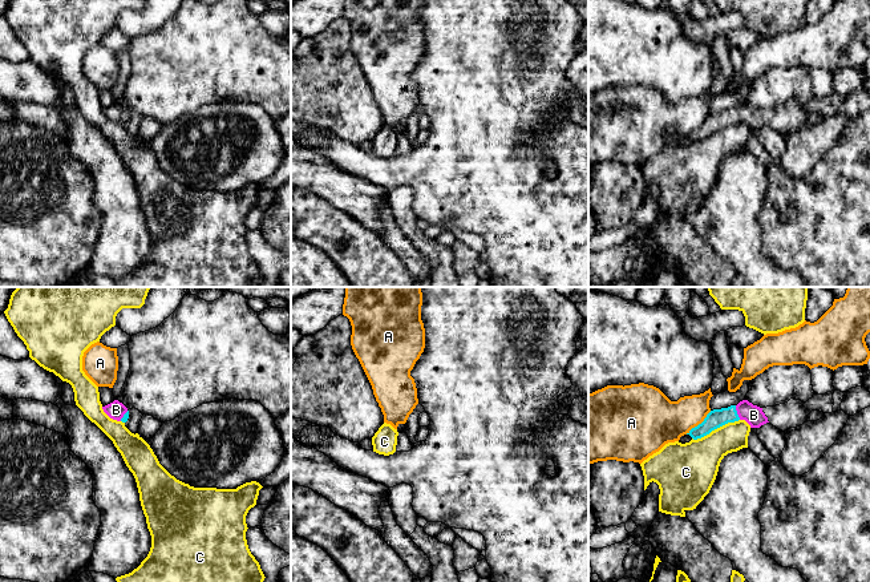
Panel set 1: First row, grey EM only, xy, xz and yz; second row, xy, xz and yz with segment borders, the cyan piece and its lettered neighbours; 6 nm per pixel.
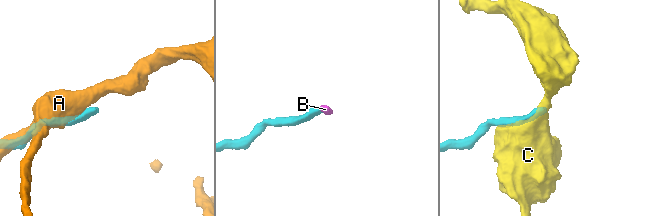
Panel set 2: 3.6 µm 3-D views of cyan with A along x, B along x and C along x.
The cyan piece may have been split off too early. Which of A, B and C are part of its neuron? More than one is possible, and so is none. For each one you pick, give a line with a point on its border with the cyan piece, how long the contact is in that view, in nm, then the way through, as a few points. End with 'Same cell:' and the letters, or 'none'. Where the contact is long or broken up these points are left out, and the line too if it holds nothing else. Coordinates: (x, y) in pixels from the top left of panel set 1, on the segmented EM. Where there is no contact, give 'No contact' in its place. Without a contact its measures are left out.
B: Touches cyan at yz (736, 412). Shared border 90 nm. Path across: yz (715, 419), (736, 412), (749, 412), (753, 415)
Same cell: B

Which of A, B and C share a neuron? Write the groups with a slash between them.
A / B / C

